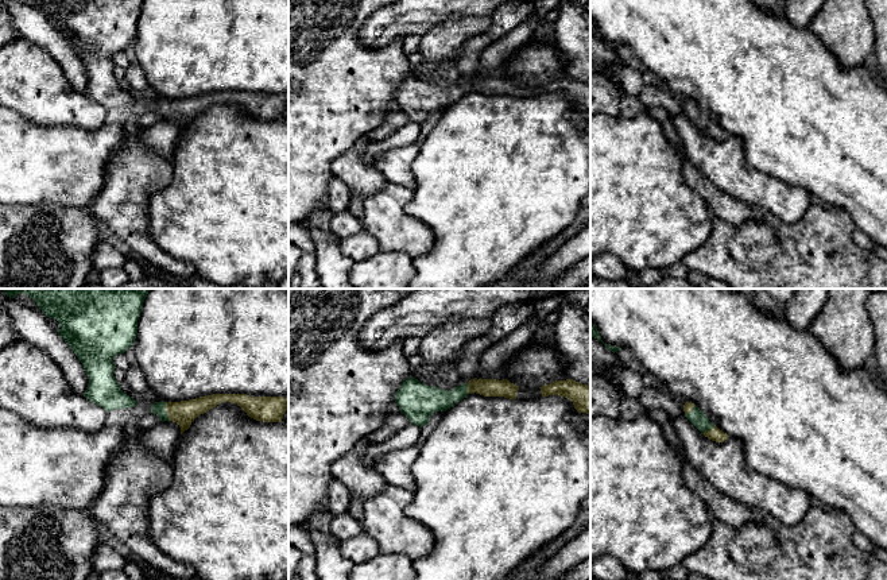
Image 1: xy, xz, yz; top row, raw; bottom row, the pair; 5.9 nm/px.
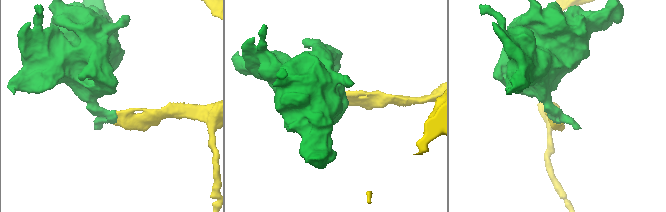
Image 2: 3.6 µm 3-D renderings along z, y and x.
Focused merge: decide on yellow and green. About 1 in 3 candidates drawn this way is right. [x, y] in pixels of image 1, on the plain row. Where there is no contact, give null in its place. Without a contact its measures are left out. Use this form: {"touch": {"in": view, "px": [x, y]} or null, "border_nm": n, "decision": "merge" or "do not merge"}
{"touch": {"in": "xy", "px": [166, 109]}, "border_nm": 120, "decision": "merge"}

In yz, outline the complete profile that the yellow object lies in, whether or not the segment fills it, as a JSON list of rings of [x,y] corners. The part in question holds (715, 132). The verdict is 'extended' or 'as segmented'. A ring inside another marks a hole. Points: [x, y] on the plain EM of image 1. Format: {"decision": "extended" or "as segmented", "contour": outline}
{"decision": "extended", "contour": [[[692,100],[683,103],[685,115],[712,139],[724,140],[728,132],[713,123],[709,116]]]}

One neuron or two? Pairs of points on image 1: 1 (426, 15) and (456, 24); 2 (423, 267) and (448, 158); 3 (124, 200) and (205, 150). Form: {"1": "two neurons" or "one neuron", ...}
{"1": "two neurons", "2": "one neuron", "3": "two neurons"}

